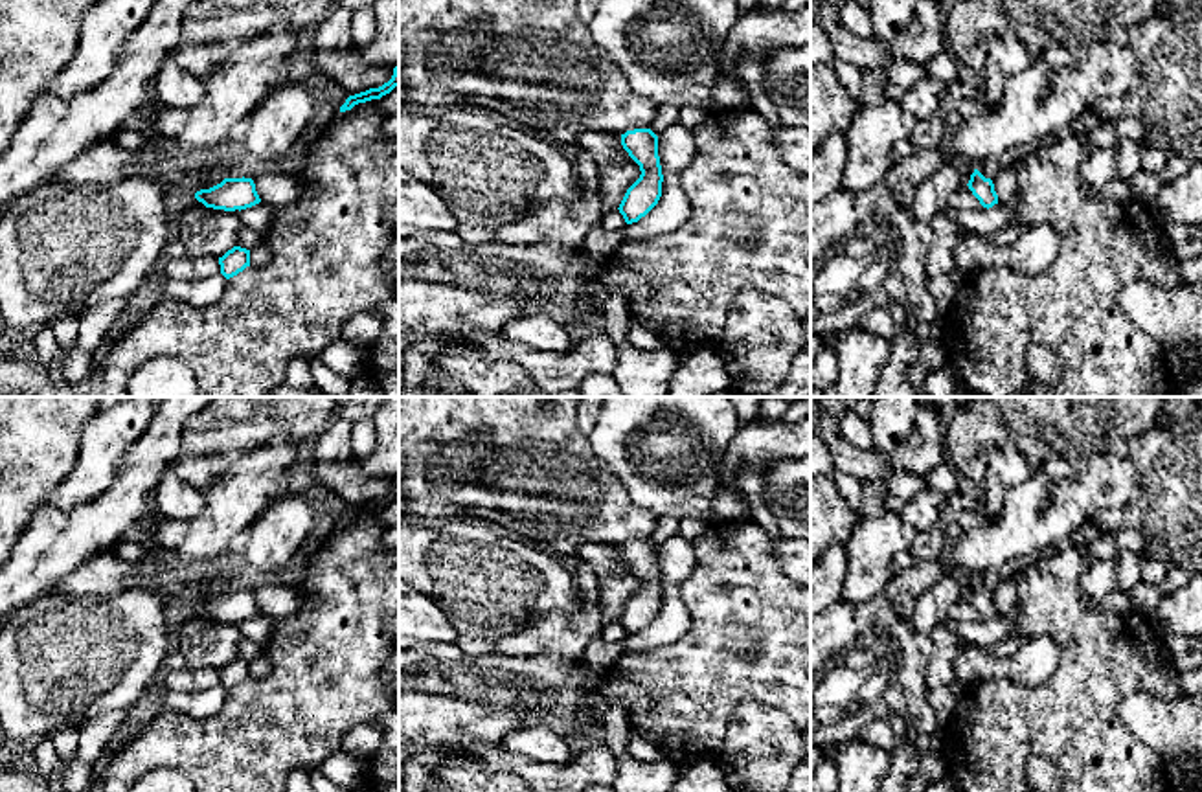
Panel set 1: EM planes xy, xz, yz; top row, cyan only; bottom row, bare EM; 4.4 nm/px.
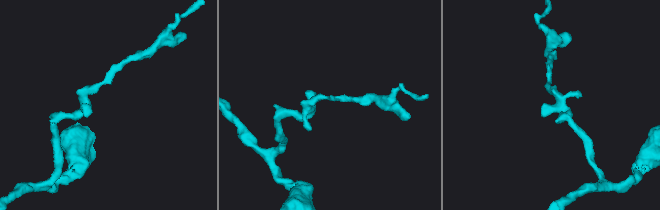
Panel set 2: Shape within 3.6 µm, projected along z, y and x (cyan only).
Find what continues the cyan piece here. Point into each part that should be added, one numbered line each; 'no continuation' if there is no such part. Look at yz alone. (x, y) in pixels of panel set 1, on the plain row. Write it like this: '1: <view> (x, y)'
no continuation

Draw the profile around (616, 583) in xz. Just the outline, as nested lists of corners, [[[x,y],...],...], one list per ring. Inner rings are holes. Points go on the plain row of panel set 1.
[[[586,542],[577,559],[584,560],[597,577],[603,623],[618,621],[627,601],[640,590],[640,577],[612,546]]]

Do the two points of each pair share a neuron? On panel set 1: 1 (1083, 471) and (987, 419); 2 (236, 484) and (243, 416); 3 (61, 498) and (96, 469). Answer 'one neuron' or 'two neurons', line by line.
1: two neurons
2: two neurons
3: one neuron

